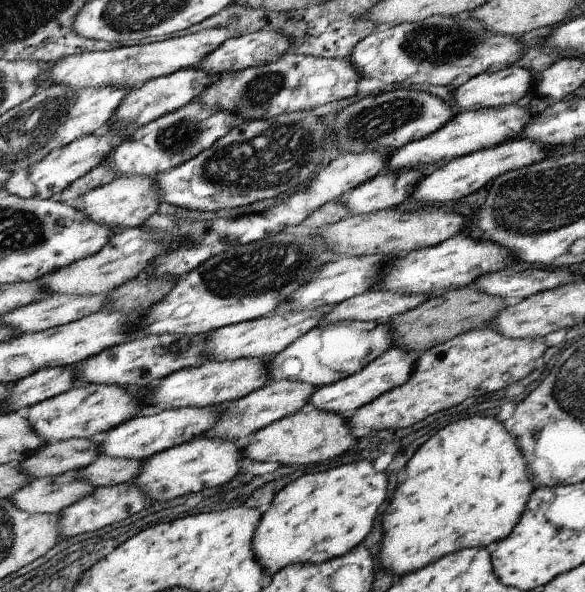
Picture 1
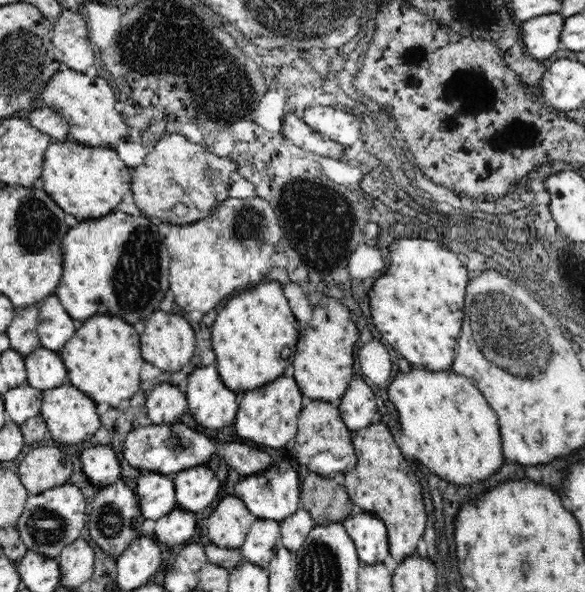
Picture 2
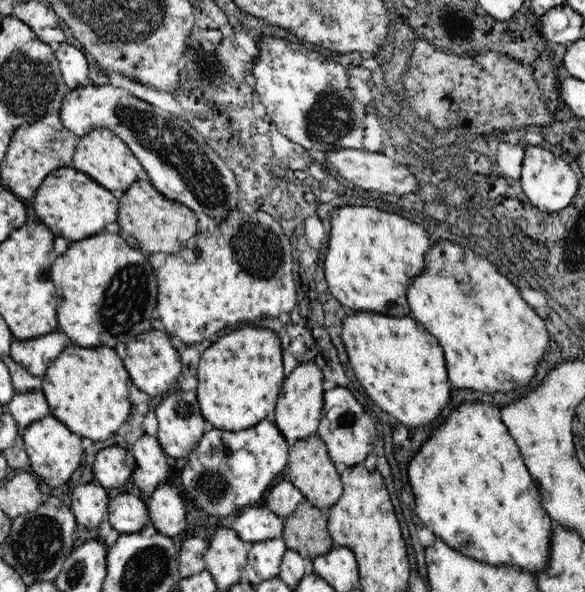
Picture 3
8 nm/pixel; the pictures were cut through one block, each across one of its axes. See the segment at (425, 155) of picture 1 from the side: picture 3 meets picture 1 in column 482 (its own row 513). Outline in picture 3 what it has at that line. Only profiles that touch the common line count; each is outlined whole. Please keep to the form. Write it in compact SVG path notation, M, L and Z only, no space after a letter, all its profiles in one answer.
M127 489L109 501L107 516L120 535L135 534L151 524L147 503Z

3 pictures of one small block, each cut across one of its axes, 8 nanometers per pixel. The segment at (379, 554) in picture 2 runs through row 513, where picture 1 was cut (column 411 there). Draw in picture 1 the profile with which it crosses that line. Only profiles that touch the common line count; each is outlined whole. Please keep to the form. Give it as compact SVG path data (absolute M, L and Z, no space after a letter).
M391 347L389 350L385 350L381 356L369 362L367 366L363 366L359 372L350 374L347 378L342 378L333 384L317 387L317 390L313 390L313 394L307 398L308 407L346 416L352 410L357 410L357 408L371 402L384 392L405 384L409 380L411 372L413 372L415 361L407 351Z

